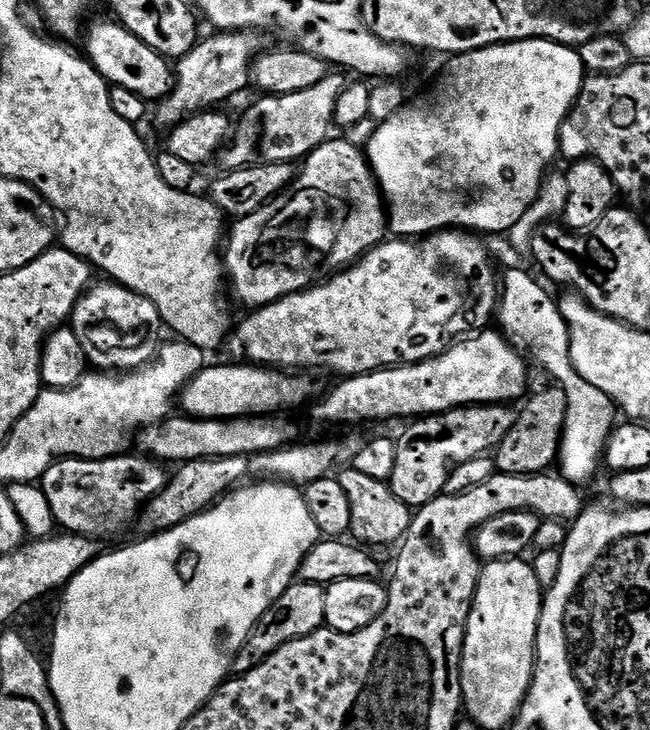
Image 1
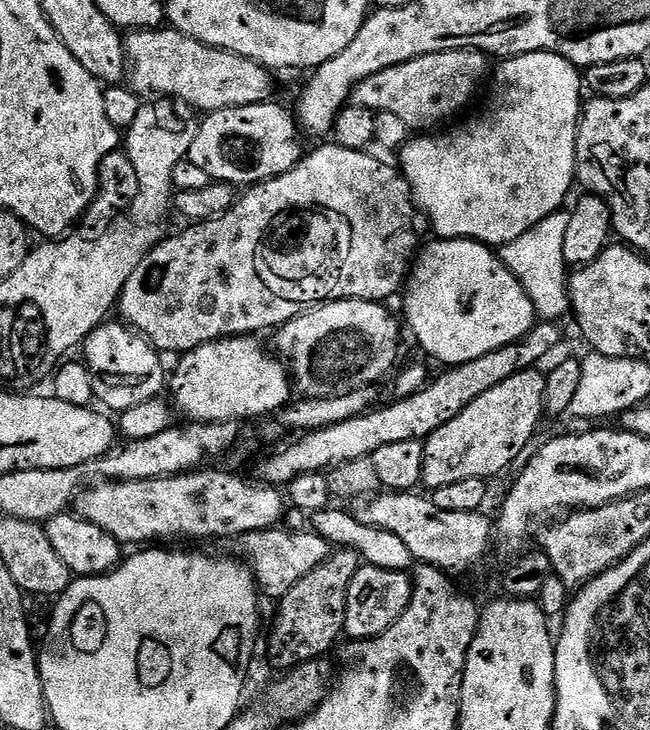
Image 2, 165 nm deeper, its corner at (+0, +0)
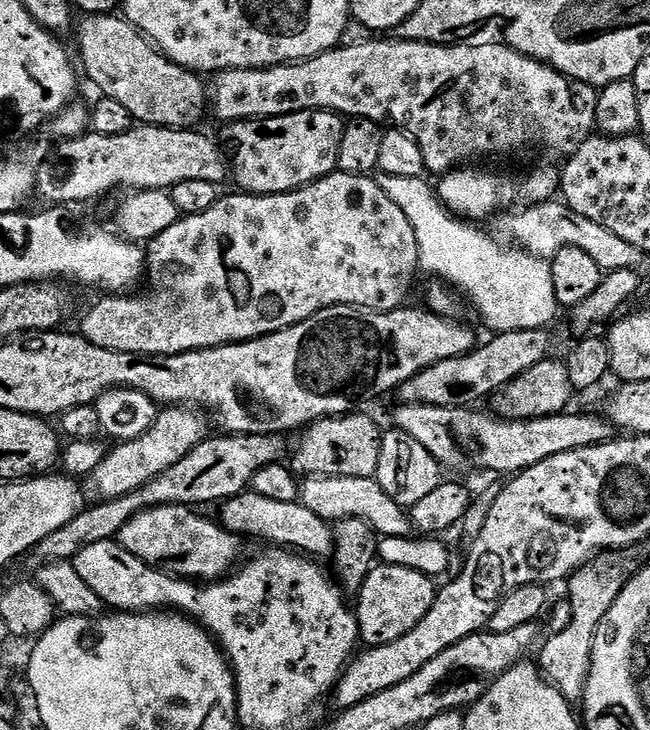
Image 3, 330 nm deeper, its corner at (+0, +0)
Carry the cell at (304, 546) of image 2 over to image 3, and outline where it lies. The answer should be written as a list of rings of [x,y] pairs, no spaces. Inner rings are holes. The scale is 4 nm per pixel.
[[[163,504],[134,514],[120,531],[118,543],[134,558],[158,568],[169,576],[185,580],[211,582],[231,573],[241,563],[241,537],[228,532],[215,519],[199,516],[195,507],[186,504]]]

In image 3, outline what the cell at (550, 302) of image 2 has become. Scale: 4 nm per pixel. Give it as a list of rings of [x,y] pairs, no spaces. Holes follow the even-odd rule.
[[[383,174],[379,177],[386,194],[402,206],[402,214],[414,226],[420,247],[420,272],[429,272],[461,288],[493,333],[548,328],[558,311],[551,263],[516,246],[505,246],[467,219],[454,218],[441,204],[437,189],[426,181],[424,176],[398,178],[395,174]]]

